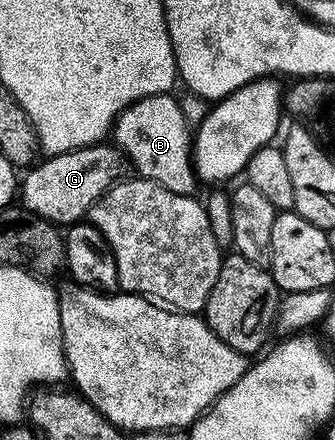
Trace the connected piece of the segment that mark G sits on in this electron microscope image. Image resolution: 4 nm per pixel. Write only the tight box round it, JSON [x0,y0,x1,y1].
[18,142,130,226]

